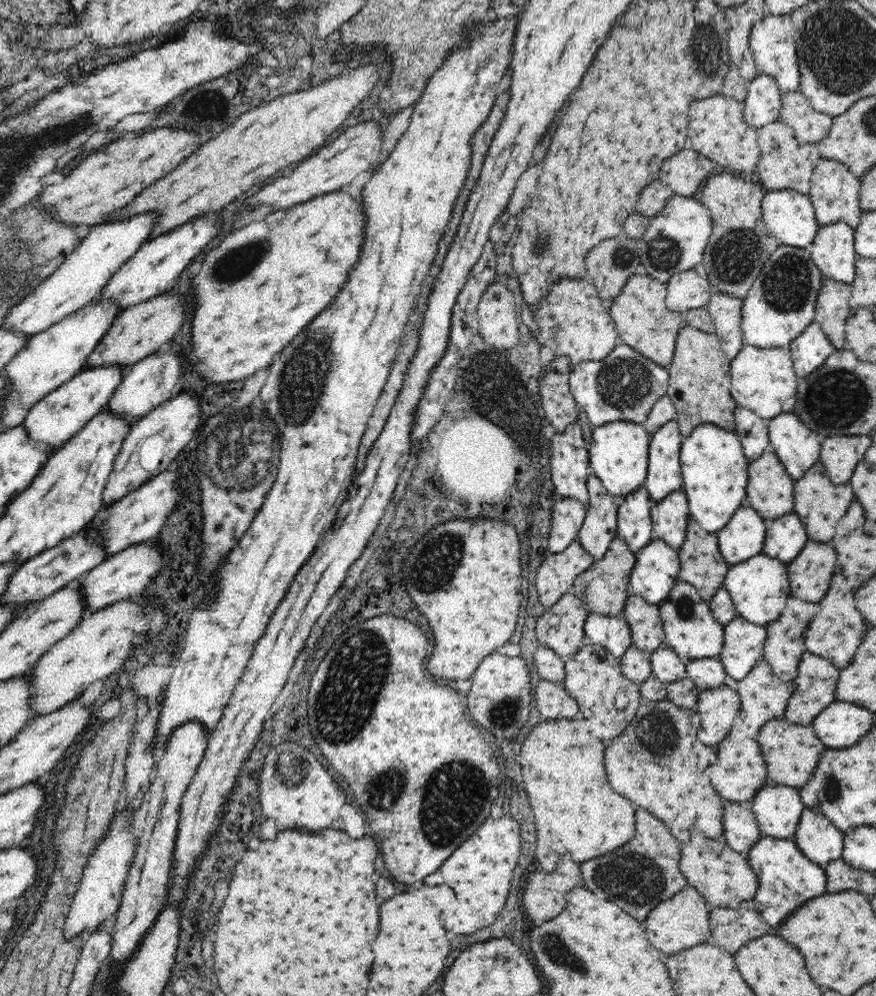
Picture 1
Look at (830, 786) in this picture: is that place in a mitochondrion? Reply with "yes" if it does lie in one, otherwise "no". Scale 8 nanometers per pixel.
yes

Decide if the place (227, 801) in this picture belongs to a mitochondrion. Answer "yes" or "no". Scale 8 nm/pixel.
no

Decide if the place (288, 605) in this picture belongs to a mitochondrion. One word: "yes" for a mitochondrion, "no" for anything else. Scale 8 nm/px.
no

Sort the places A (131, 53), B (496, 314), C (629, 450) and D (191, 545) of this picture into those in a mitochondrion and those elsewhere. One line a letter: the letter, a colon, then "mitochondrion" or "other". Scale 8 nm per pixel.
A: other
B: other
C: other
D: other

